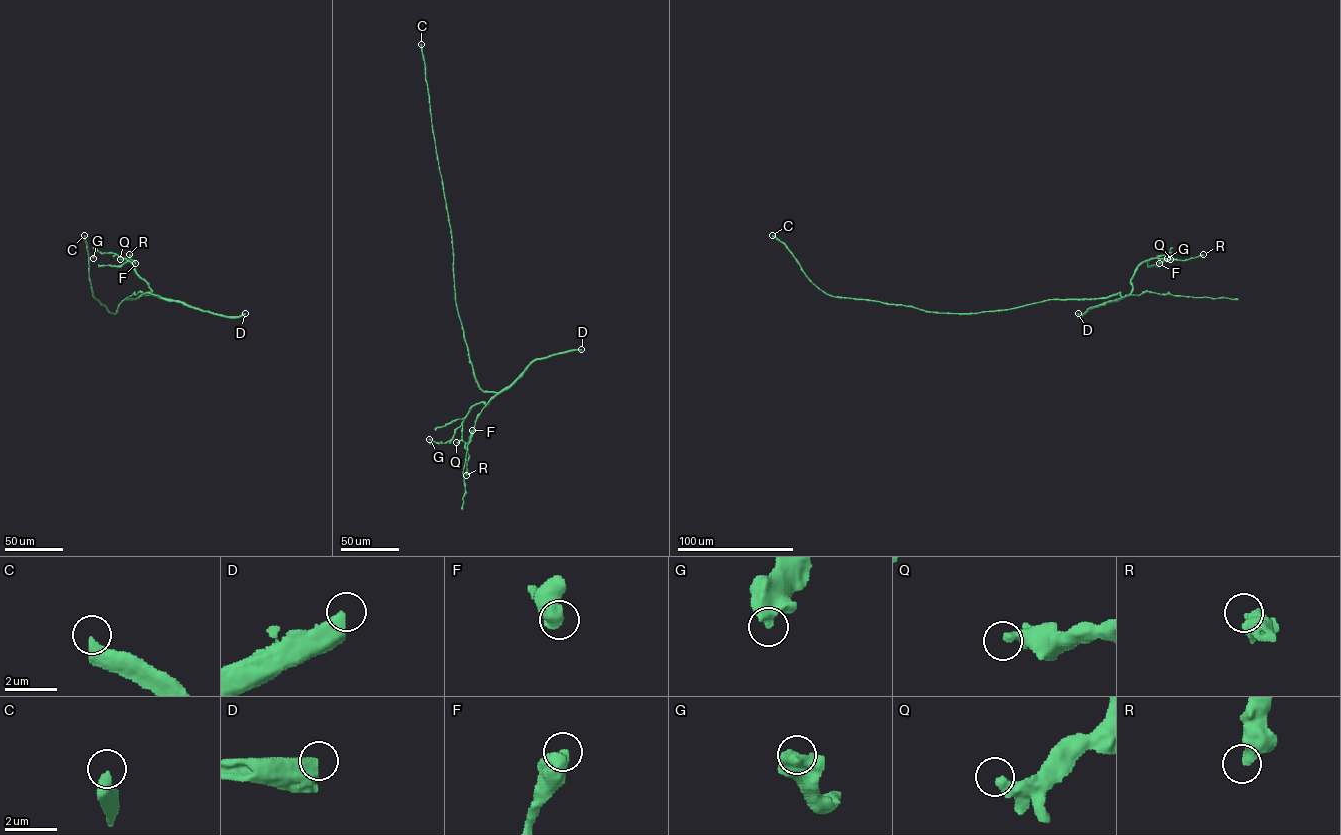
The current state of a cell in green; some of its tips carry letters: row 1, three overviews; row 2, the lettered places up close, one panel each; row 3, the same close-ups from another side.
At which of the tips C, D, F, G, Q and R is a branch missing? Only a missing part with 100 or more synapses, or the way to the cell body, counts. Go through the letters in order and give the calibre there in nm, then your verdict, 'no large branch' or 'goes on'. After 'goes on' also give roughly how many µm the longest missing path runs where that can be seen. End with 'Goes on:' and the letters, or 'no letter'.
C: 400 nm | goes on | 190 µm
D: 550 nm | no large branch
F: 650 nm | no large branch
G: 550 nm | no large branch
Q: 380 nm | no large branch
R: 480 nm | no large branch
Goes on: C

